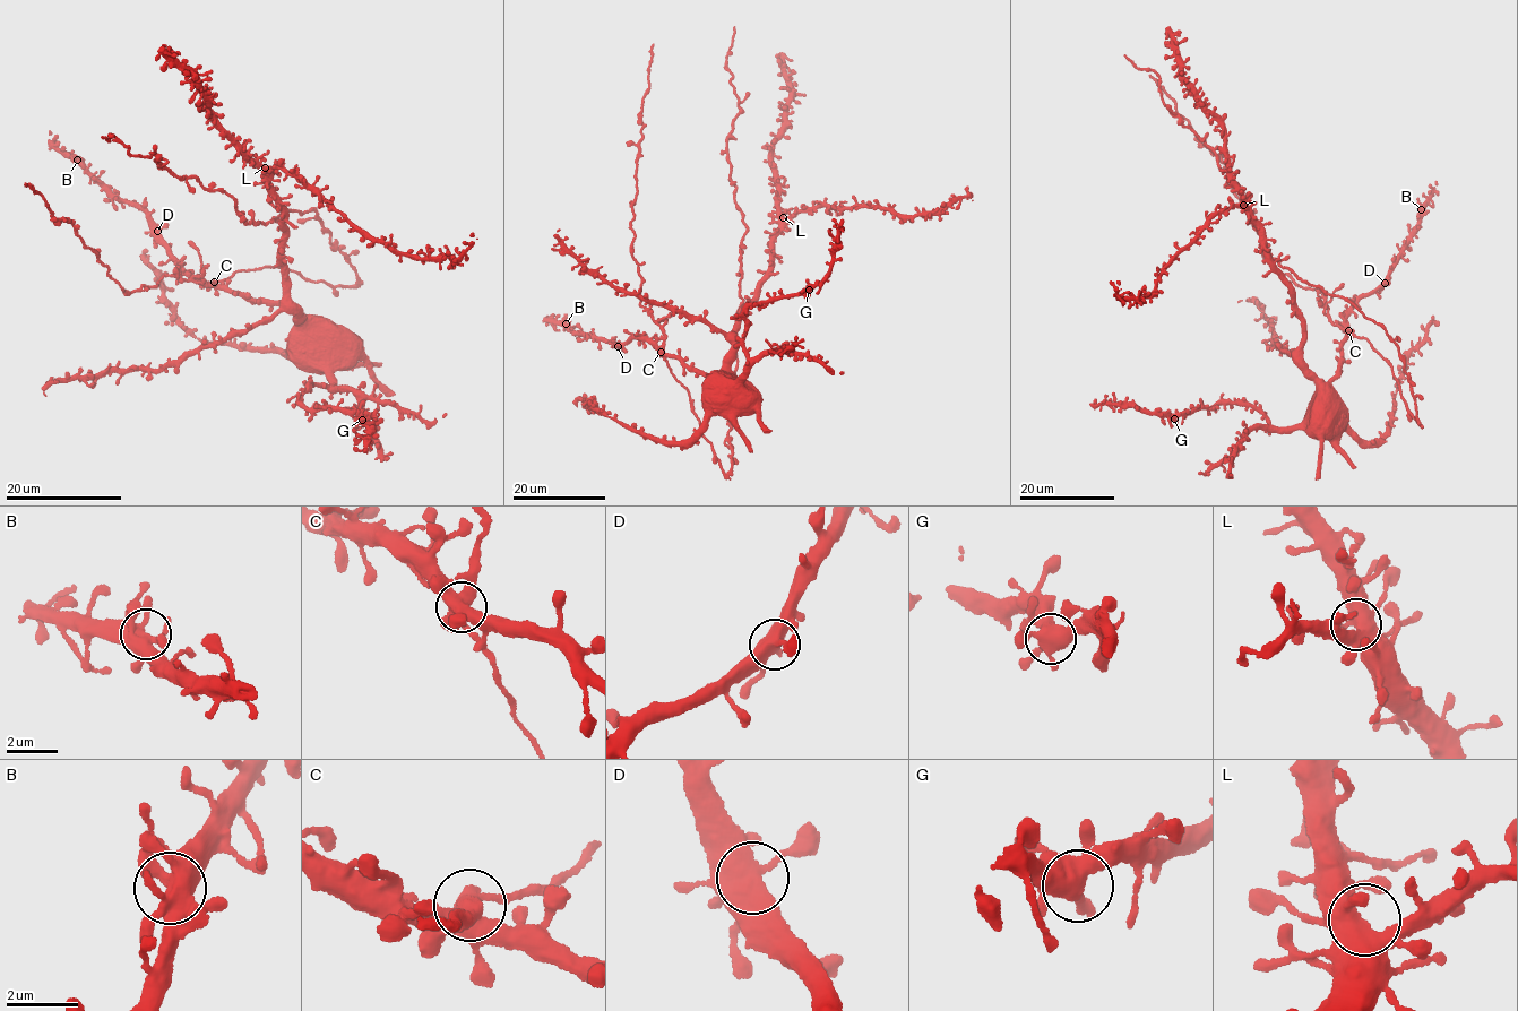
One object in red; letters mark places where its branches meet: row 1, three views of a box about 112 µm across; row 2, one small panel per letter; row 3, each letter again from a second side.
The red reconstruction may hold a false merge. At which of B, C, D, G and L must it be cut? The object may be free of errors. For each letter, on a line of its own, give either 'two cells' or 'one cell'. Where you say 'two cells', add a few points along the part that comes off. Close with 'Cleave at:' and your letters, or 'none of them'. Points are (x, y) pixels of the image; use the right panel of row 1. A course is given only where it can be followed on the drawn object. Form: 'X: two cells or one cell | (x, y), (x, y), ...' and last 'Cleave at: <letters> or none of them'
B: one cell
C: one cell
D: one cell
G: one cell
L: one cell
Cleave at: none of them

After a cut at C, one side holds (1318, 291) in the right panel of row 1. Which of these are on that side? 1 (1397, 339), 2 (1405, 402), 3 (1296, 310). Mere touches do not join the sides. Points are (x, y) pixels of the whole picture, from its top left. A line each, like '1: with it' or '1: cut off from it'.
1: with it
2: with it
3: cut off from it

